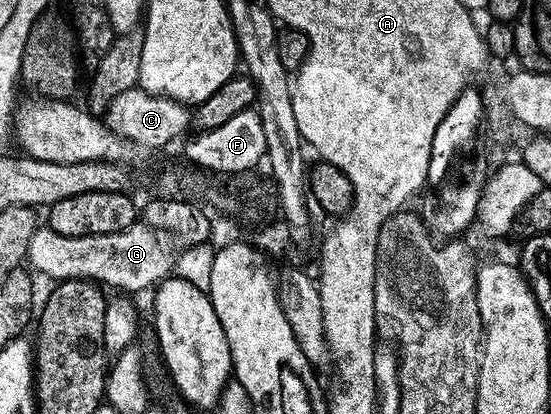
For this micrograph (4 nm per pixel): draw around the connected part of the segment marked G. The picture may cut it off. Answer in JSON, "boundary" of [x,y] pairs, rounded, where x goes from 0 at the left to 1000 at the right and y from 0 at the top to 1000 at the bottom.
{"boundary":[[[249,531],[234,551],[220,560],[178,563],[176,570],[125,572],[100,560],[91,546],[78,541],[65,548],[58,565],[47,626],[71,657],[100,681],[125,671],[156,671],[171,676],[192,693],[205,691],[211,703],[247,710],[256,700],[276,698],[285,684],[309,669],[319,645],[321,601],[319,577],[296,553],[285,553],[260,531]]]}

